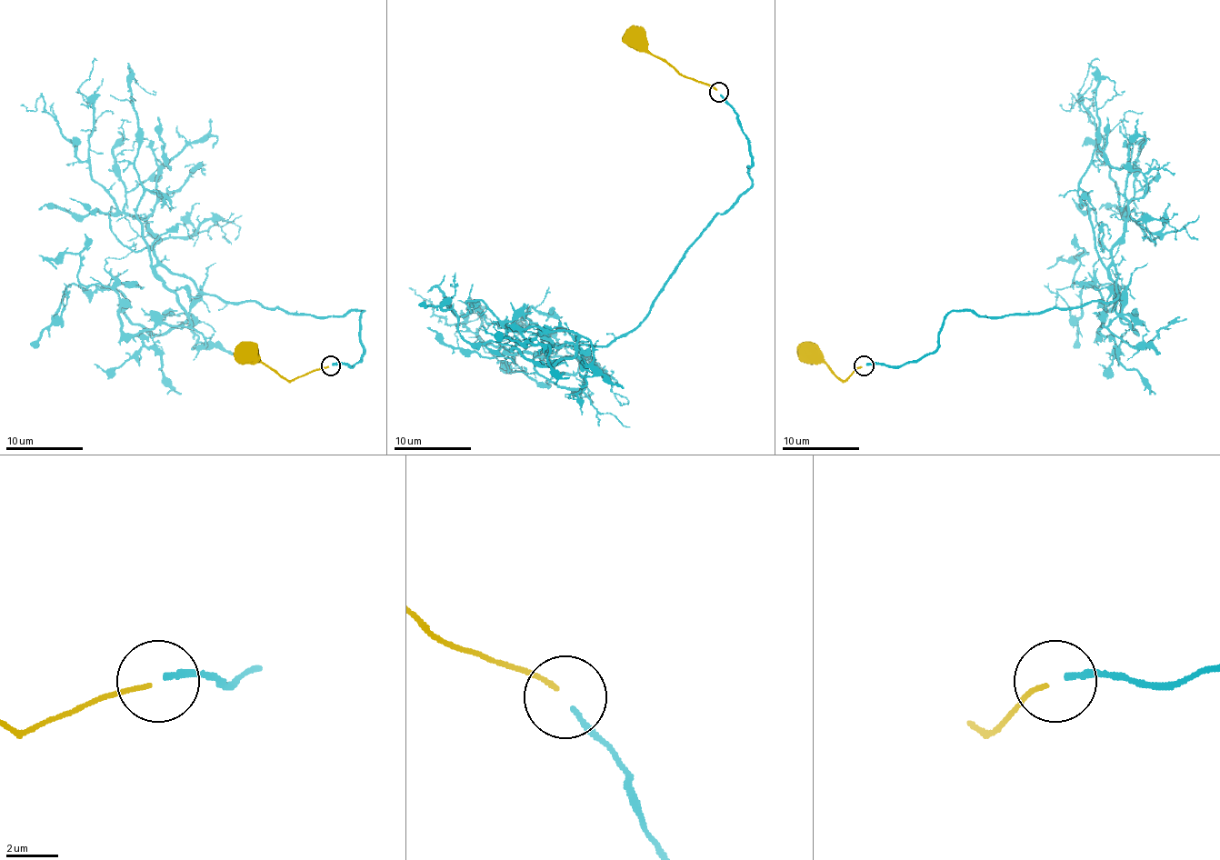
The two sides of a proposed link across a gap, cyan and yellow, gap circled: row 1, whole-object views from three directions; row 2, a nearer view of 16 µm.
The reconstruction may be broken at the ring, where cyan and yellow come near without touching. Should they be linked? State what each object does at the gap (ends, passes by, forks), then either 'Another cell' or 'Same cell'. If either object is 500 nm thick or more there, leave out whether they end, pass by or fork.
At the ring cyan ends. At the ring yellow ends. Another cell

